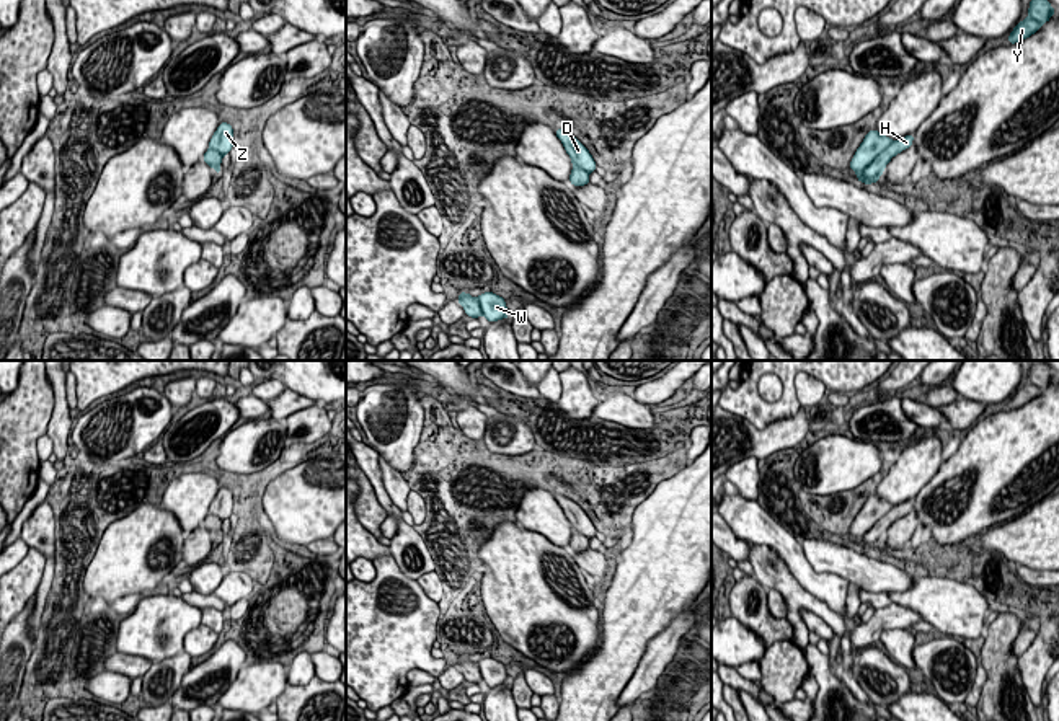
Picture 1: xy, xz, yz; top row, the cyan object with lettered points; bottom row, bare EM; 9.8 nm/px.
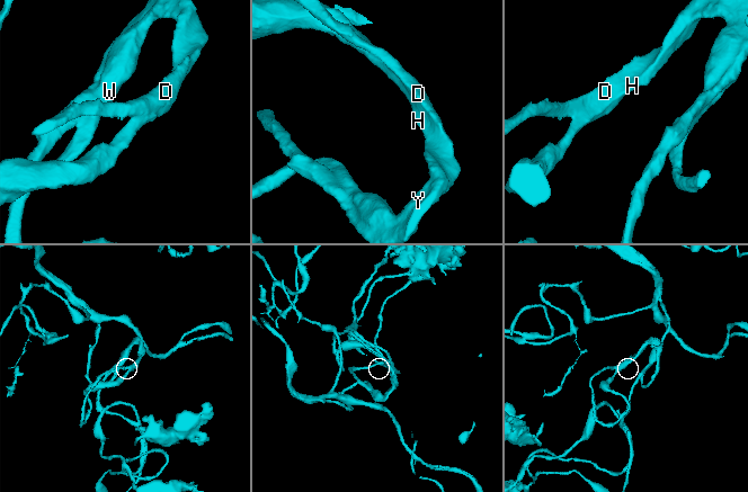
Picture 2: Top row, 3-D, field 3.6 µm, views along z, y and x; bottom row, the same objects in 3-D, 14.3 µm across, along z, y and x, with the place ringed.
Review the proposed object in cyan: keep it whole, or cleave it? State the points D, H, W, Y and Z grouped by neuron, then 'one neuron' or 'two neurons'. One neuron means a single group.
D H W Y Z; one neuron

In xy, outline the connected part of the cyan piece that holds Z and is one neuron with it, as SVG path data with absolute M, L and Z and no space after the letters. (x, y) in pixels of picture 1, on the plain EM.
M220 488L209 507L207 517L202 522L202 525L217 538L220 537L222 524L230 519L233 512L233 504L232 491L228 488Z

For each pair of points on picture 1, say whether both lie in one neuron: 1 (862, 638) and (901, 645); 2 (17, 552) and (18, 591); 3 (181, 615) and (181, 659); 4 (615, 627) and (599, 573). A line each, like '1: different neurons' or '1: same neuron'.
1: different neurons
2: different neurons
3: different neurons
4: different neurons

